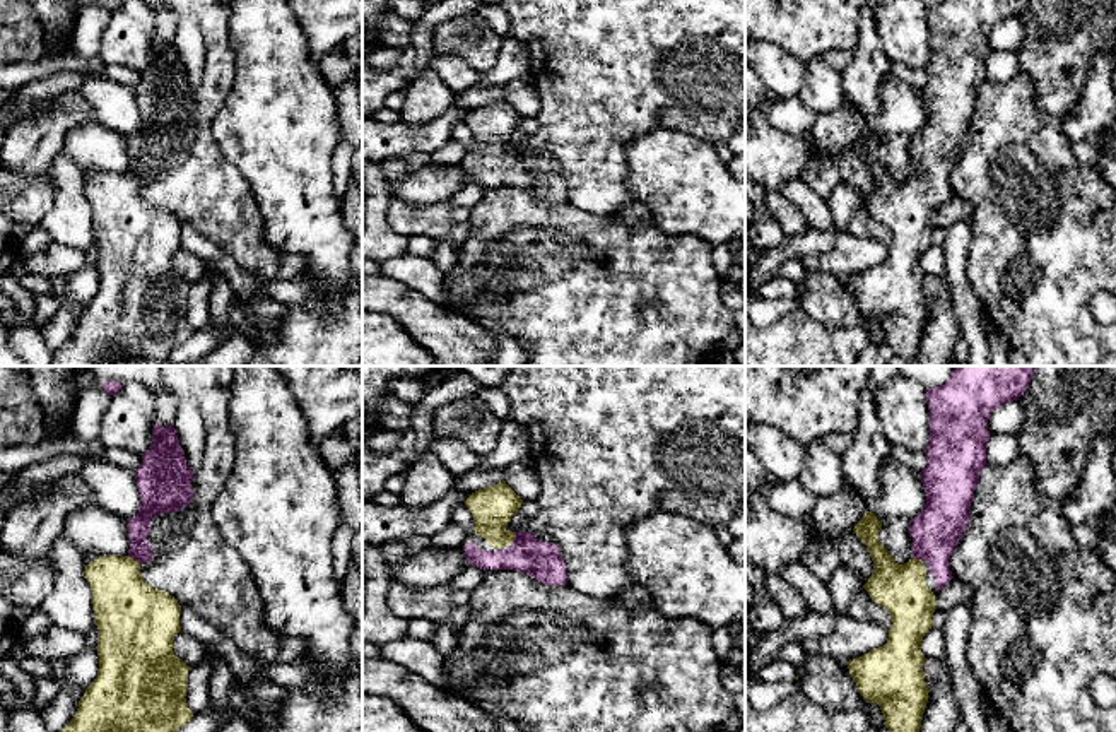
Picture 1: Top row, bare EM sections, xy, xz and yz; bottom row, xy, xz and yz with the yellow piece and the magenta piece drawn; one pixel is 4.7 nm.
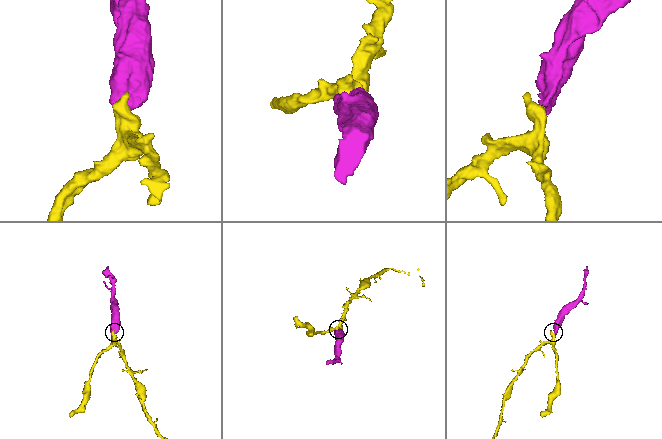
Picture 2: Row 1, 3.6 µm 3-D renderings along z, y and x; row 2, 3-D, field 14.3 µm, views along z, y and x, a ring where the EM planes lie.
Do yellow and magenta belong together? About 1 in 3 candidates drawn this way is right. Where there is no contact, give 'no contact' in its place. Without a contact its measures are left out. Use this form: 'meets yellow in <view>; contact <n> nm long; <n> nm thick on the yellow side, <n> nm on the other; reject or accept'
meets yellow in xy; contact 70 nm long; 320 nm thick on the yellow side, 100 nm on the other; accept

